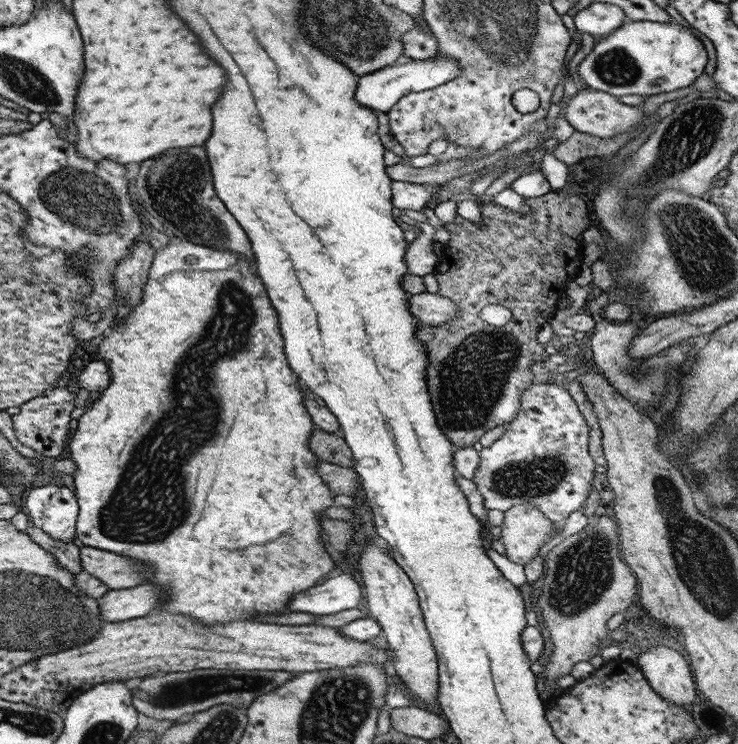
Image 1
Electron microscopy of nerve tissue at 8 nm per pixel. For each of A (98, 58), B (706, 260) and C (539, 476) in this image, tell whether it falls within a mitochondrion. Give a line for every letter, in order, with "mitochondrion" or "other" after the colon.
A: other
B: mitochondrion
C: mitochondrion

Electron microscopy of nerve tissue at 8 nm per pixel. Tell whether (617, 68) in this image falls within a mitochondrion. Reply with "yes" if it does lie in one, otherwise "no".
yes

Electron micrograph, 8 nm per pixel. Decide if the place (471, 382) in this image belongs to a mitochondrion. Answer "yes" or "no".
yes

